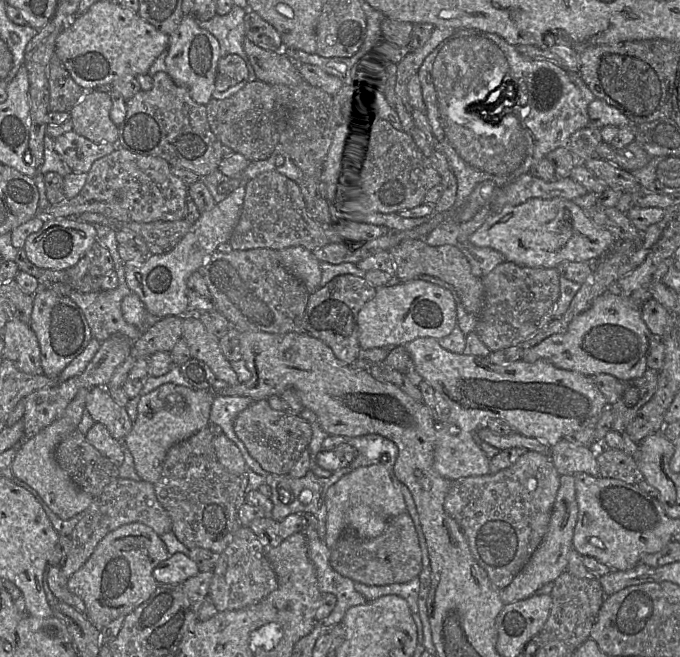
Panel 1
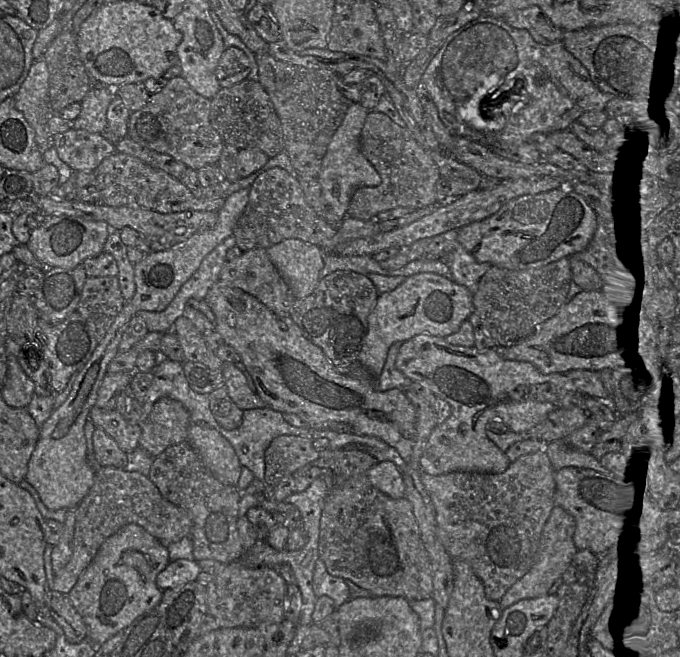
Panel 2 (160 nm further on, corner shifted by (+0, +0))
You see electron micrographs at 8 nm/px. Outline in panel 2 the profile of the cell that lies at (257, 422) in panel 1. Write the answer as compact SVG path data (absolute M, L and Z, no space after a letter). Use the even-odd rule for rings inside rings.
M280 435L265 450L265 479L267 485L276 485L282 479L317 460L334 462L335 480L324 504L320 520L319 558L332 576L348 579L369 591L373 596L403 597L406 600L423 600L432 597L432 568L428 553L420 537L411 503L404 497L393 499L375 488L366 472L378 463L372 455L357 447L339 450L317 450L308 437Z

